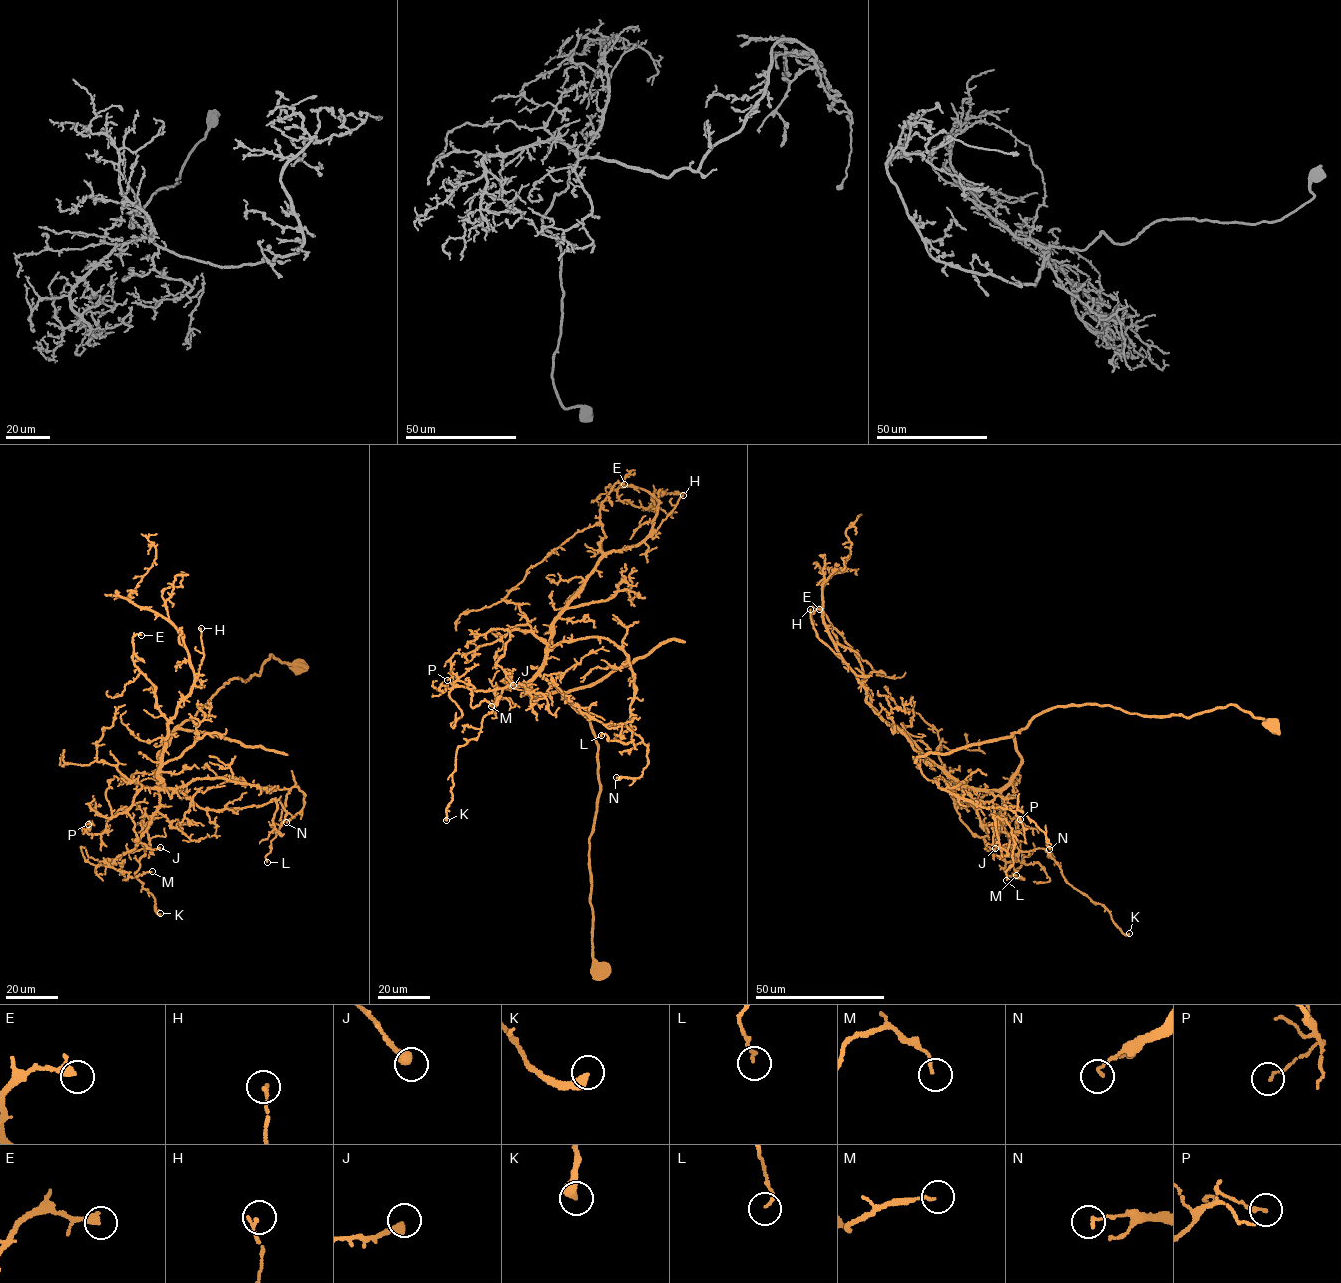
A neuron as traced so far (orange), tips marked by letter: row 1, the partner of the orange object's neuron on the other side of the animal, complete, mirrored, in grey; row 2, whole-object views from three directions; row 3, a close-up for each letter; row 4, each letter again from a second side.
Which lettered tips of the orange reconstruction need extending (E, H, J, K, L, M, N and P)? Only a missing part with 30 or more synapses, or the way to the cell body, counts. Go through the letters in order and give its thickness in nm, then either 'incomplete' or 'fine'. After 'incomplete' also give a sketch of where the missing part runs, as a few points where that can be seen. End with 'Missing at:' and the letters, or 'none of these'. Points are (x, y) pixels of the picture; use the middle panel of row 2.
E: calibre 360 nm; fine
H: calibre 150 nm; fine
J: calibre 400 nm; fine
K: calibre 420 nm; fine
L: calibre 120 nm; fine
M: calibre 100 nm; fine
N: calibre 110 nm; fine
P: calibre 130 nm; fine
Missing at: none of these

